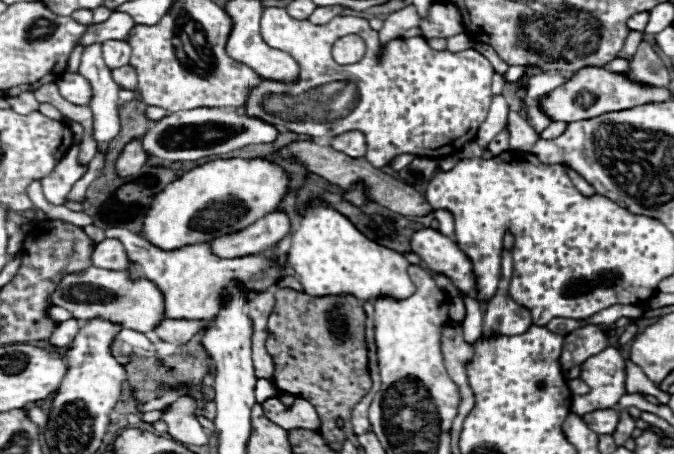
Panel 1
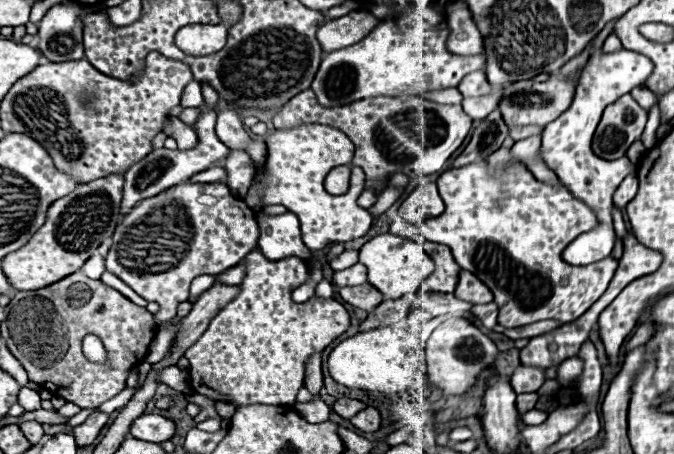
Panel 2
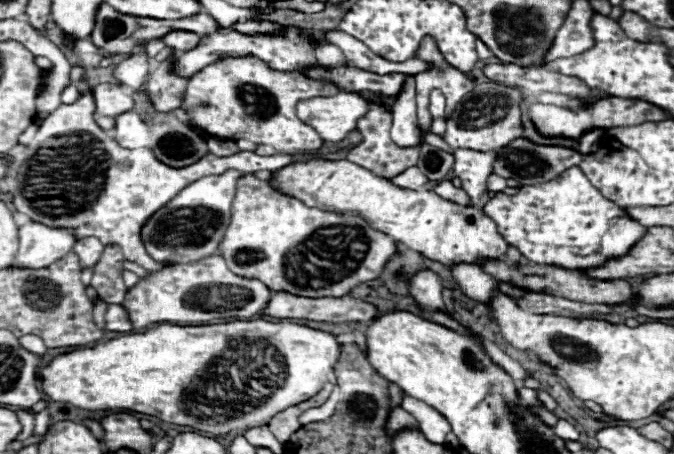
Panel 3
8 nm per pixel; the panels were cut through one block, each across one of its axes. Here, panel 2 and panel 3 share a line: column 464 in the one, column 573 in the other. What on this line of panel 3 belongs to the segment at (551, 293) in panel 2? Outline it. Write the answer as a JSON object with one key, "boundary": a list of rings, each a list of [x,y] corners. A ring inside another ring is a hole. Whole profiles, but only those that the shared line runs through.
{"boundary":[[[580,166],[568,168],[564,174],[556,176],[554,180],[548,180],[544,184],[534,186],[522,186],[518,194],[510,196],[504,192],[496,192],[494,198],[490,198],[484,204],[484,214],[496,222],[496,228],[500,236],[508,242],[508,246],[514,246],[534,264],[548,264],[558,266],[566,270],[586,270],[586,268],[598,268],[606,264],[610,258],[626,256],[630,248],[646,234],[646,228],[636,224],[636,220],[628,220],[628,214],[606,200],[584,176]]]}

